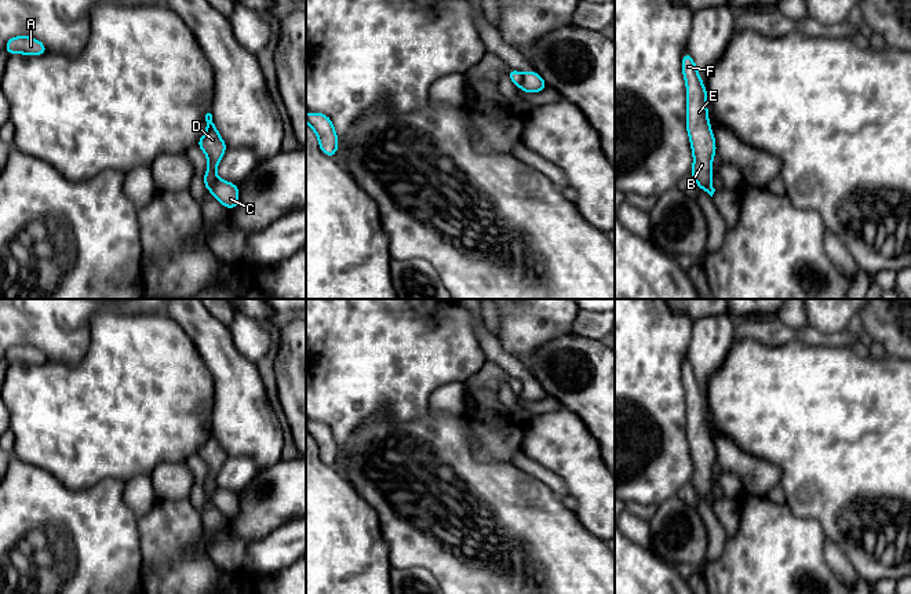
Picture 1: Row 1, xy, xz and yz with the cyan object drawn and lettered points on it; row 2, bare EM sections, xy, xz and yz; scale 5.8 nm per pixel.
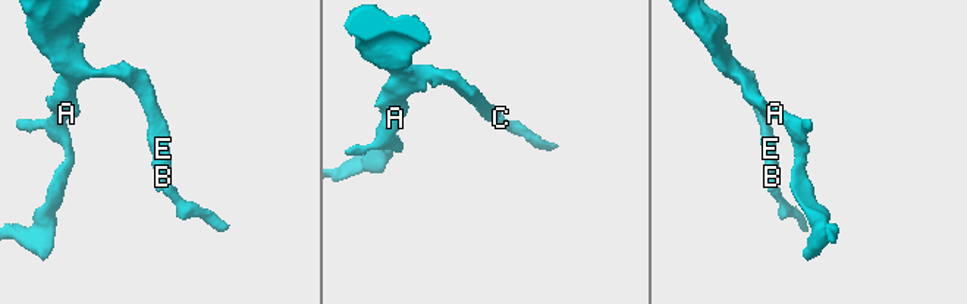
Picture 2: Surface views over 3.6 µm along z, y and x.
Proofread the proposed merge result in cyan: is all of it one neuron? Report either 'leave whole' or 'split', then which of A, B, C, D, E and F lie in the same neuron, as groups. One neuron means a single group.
split | A B D E F / C

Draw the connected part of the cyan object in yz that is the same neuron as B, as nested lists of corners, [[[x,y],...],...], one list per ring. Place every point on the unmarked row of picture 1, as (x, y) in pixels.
[[[688,360],[682,364],[682,383],[686,389],[686,437],[695,469],[690,482],[706,499],[713,489],[711,471],[717,458],[707,424],[707,400]]]

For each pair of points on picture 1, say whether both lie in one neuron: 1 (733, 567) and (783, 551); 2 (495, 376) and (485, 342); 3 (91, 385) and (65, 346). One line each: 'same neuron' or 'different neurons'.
1: same neuron
2: different neurons
3: different neurons

